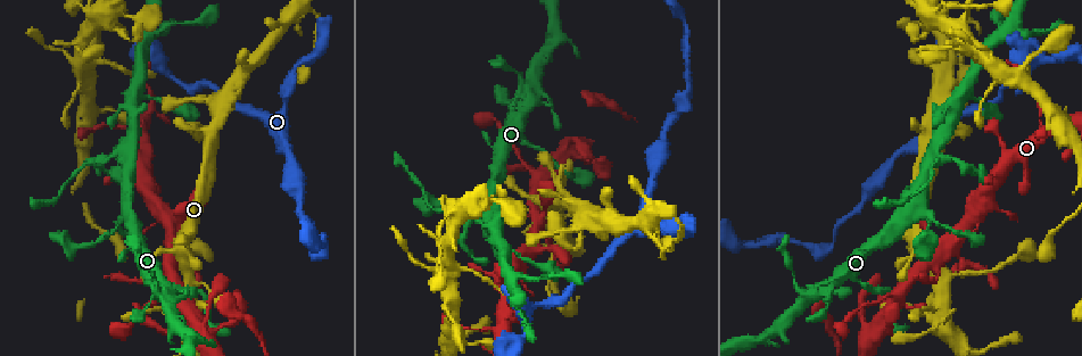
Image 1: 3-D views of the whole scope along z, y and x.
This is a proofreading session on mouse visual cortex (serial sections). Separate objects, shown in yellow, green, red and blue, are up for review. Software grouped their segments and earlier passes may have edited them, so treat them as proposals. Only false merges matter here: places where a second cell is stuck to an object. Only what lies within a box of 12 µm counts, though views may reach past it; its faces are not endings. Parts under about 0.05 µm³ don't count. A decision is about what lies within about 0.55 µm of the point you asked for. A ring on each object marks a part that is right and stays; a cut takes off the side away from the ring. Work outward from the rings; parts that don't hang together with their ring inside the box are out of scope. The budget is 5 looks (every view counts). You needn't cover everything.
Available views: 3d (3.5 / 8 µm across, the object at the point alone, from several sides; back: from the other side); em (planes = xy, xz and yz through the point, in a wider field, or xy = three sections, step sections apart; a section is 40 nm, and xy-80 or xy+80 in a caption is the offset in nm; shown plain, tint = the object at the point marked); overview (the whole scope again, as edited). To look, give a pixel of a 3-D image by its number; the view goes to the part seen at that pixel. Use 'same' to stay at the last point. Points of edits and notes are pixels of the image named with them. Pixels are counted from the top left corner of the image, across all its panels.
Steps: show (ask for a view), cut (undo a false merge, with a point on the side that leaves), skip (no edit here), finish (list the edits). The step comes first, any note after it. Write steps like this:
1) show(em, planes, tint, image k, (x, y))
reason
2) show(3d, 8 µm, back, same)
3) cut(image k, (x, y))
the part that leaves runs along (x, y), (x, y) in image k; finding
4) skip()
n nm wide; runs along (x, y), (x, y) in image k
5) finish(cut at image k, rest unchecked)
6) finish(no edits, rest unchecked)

show(3d, 8 µm, image 1, (145, 116))
sudden change in width

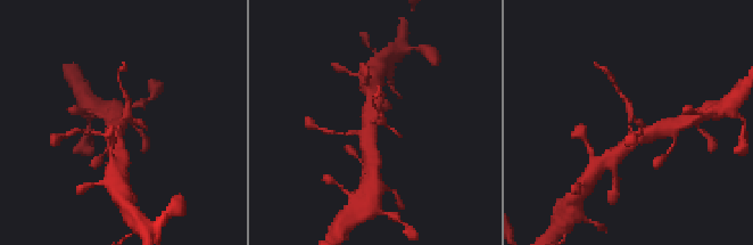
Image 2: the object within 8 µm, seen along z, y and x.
show(em, xy, step 1, tint, image 2, (379, 120))

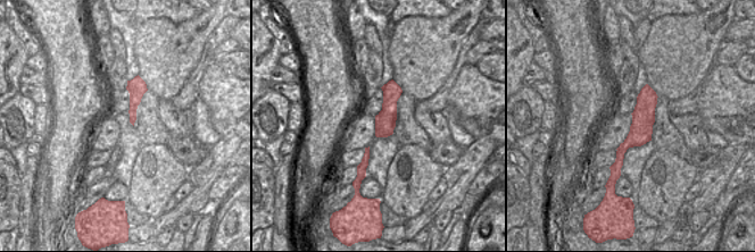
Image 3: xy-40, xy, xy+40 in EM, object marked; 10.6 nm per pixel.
cut(image 2, (629, 104))
the part that leaves runs along (630, 120), (628, 103), (610, 80) in image 2; two cells meet here

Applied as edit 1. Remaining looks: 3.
show(3d, 3.5 µm, image 1, (934, 153))
three-way junction

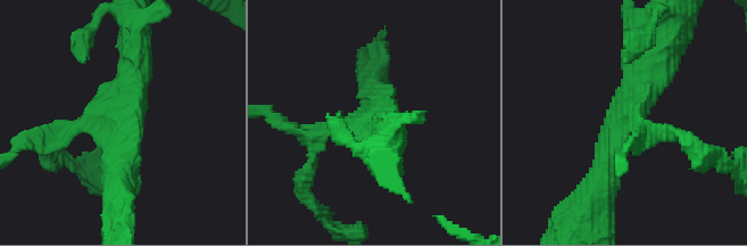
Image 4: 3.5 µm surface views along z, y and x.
show(em, planes, tint, image 4, (377, 114))
need the tissue

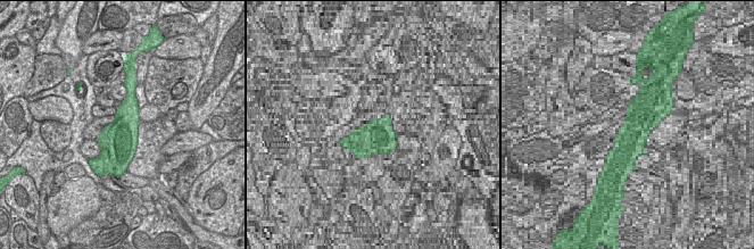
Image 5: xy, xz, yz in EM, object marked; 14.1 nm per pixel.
skip()
arms of 150, 400, 450 nm; runs along (599, 191), (607, 153), (657, 55) in image 4; one cell here

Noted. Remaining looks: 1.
finish(cut at image 2, rest unchecked)

